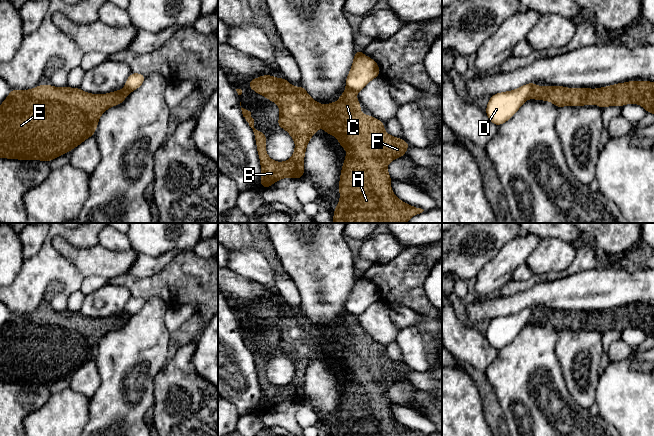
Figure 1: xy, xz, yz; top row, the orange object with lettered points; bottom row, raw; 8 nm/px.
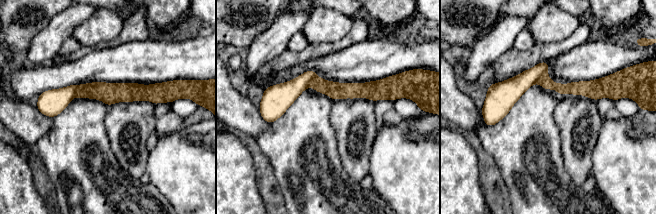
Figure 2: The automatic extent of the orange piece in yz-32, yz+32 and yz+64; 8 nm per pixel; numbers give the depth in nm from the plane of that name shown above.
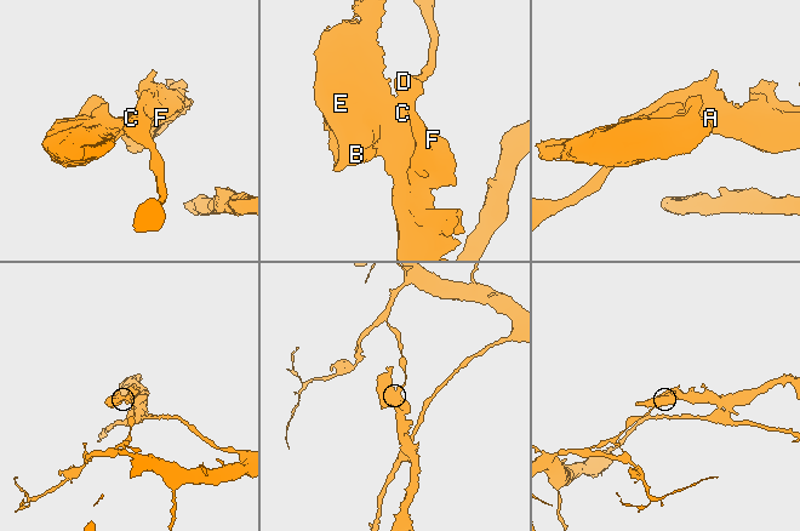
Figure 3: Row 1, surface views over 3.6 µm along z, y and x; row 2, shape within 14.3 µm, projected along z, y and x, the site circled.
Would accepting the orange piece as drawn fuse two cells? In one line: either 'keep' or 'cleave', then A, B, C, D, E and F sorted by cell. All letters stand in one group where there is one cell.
cleave; groups A B C E F / D

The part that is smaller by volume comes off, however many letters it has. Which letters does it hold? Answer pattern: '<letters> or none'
A, B, C, E, F

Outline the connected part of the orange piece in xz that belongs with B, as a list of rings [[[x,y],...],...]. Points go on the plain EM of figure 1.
[[[261,299],[256,303],[251,303],[248,306],[250,313],[256,317],[266,321],[269,325],[275,326],[280,334],[279,344],[277,350],[285,353],[295,365],[295,374],[293,380],[284,386],[273,385],[266,377],[267,360],[254,352],[254,343],[251,336],[242,332],[242,338],[246,346],[253,353],[255,365],[257,369],[257,376],[261,388],[261,402],[260,409],[263,412],[269,412],[273,407],[286,402],[292,401],[301,404],[304,399],[304,381],[306,371],[313,360],[313,358],[323,349],[323,354],[332,360],[335,360],[340,367],[340,370],[347,374],[345,384],[342,389],[342,395],[339,405],[340,425],[336,429],[334,436],[423,436],[424,434],[418,431],[411,430],[401,425],[396,421],[392,415],[390,405],[391,399],[387,396],[387,389],[395,384],[397,381],[406,381],[405,374],[409,373],[409,369],[405,364],[393,361],[387,358],[384,354],[384,347],[370,339],[361,338],[361,329],[354,318],[351,318],[346,312],[341,318],[338,325],[322,329],[316,326],[305,314],[303,310],[294,311],[284,301],[281,303],[272,299]]]

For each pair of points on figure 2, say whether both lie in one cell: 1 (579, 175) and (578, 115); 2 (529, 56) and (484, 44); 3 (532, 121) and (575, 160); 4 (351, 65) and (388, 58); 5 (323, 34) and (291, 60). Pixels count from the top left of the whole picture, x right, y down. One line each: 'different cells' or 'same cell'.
1: same cell
2: different cells
3: different cells
4: same cell
5: different cells

